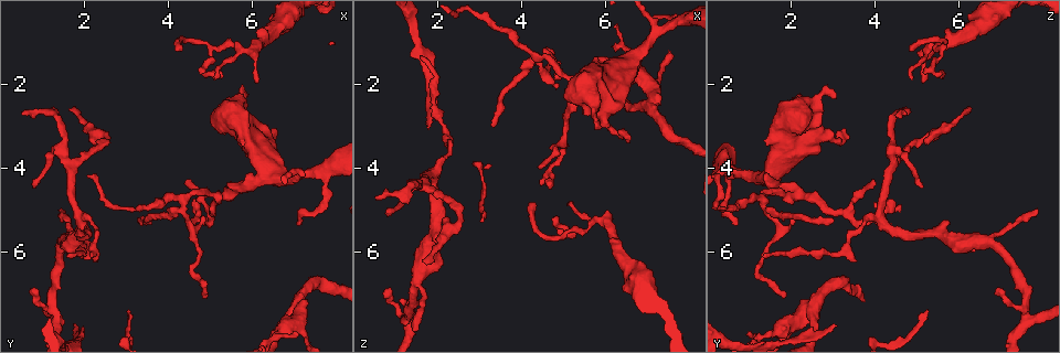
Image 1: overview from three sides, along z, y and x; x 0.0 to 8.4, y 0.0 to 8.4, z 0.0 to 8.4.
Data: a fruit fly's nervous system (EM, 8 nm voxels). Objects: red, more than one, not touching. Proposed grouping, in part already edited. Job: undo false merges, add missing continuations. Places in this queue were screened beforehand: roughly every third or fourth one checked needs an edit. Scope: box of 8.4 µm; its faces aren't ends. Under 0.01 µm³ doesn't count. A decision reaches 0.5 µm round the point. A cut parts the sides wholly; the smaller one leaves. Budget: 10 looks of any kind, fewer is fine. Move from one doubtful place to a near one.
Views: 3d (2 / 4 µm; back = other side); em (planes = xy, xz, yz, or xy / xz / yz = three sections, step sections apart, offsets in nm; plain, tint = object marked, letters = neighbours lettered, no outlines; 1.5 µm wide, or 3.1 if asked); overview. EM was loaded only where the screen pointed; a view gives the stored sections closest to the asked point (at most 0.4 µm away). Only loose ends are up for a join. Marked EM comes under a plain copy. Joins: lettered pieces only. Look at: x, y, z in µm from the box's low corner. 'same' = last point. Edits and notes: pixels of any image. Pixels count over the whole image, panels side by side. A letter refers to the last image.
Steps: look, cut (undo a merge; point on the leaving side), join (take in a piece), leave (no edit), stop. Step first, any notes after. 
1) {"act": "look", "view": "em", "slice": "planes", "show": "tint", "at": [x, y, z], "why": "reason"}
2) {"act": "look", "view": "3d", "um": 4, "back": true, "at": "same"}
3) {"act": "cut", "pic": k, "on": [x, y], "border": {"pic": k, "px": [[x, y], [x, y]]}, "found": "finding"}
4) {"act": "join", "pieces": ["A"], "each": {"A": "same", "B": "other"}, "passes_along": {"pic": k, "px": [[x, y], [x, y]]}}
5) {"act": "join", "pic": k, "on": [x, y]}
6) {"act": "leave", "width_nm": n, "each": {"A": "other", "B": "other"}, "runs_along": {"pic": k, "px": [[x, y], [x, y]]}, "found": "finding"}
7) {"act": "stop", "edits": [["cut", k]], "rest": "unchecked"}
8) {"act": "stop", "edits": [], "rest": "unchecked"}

{"act": "look", "view": "em", "slice": "xy", "step": 8, "show": "tint", "at": [7.20, 7.90, 2.00], "why": "three arms meet"}

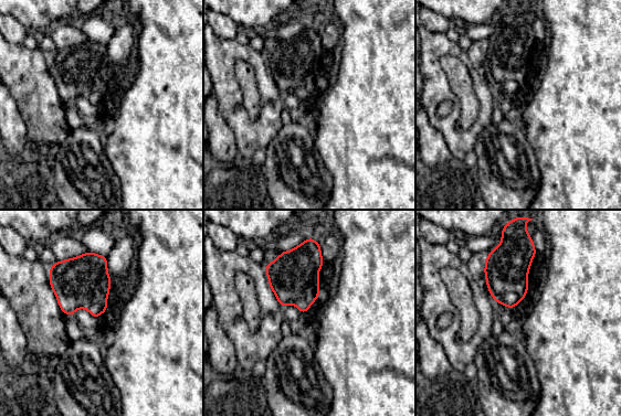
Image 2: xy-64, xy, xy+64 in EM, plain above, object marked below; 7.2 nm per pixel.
{"act": "look", "view": "em", "slice": "xy", "step": 8, "show": "letters", "at": "same", "why": "what lies round it"}

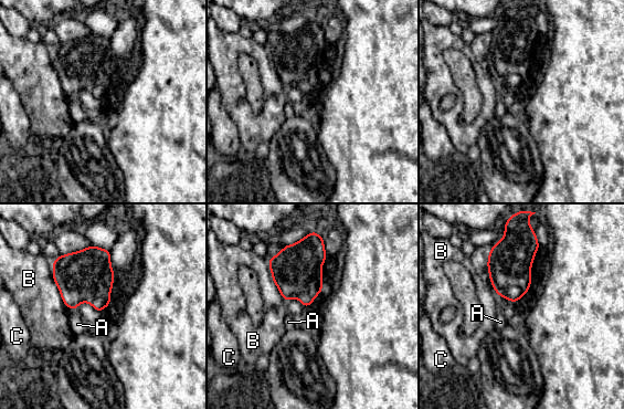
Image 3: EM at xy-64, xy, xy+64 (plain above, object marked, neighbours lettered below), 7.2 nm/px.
{"act": "cut", "pic": 3, "on": [510, 260], "longest_contact_nm": ["B", 400], "each": {"A": "other", "B": "other", "C": "other"}, "border": {"pic": 3, "px": [[526, 292], [509, 286], [501, 295]]}, "found": "two cells meet here"}

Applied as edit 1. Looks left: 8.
{"act": "look", "view": "overview", "why": "redraw"}

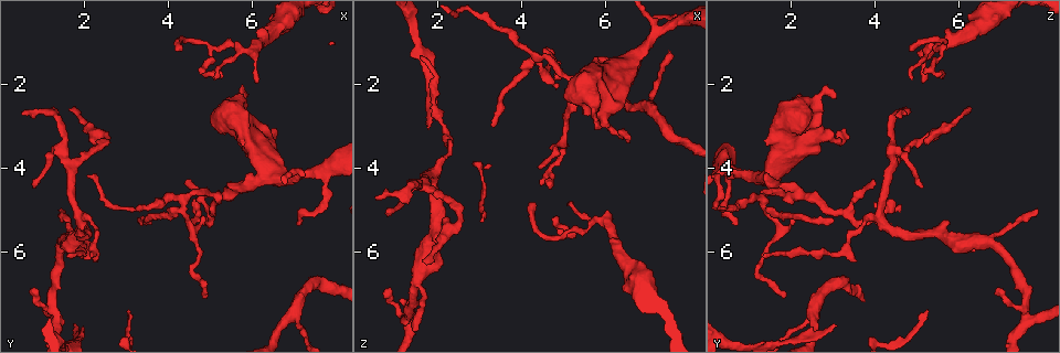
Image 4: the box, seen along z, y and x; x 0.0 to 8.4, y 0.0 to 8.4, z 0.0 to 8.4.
{"act": "look", "view": "3d", "um": 2, "at": [4.40, 4.80, 1.35], "why": "looks like a crossing"}

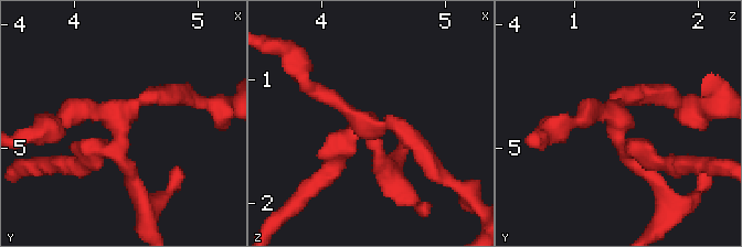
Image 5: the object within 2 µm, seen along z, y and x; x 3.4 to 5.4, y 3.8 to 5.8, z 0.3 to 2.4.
{"act": "look", "view": "em", "slice": "planes", "show": "letters", "at": [4.34, 4.78, 1.38], "arms": 4}

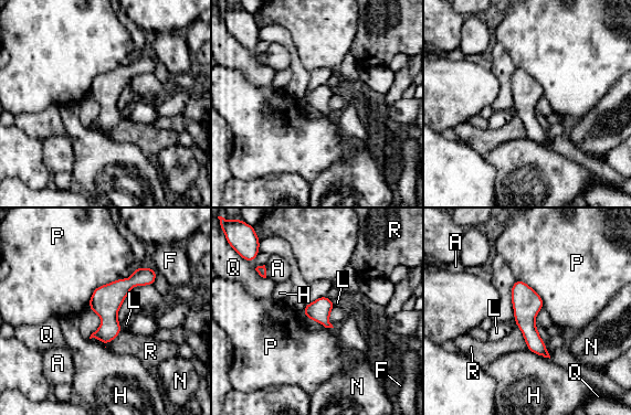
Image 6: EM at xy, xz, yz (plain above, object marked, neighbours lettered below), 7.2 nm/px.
{"act": "leave", "longest_contact_nm": ["P", 320], "each": {"A": "other", "F": "other", "H": "other", "L": "other", "N": "other", "P": "other", "Q": "other", "R": "other"}, "border": {"pic": 6, "px": [[119, 278], [100, 285], [87, 306]]}, "found": "continuous, no second cell"}

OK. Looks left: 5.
{"act": "look", "view": "em", "slice": "planes", "show": "letters", "at": [1.80, 7.75, 3.05], "why": "end of a long branch"}

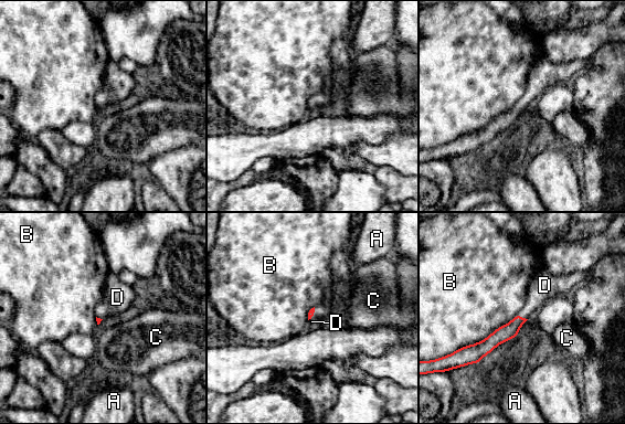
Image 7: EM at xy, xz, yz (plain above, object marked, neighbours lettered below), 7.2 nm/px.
{"act": "join", "pieces": ["D"], "each": {"A": "other", "B": "other", "C": "other", "D": "same"}, "passes_along": {"pic": 7, "px": [[510, 330], [521, 317], [540, 289]]}, "found": "the cell continues"}

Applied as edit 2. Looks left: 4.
{"act": "look", "view": "em", "slice": "planes", "show": "letters", "at": [1.35, 7.55, 7.55], "why": "three arms meet"}

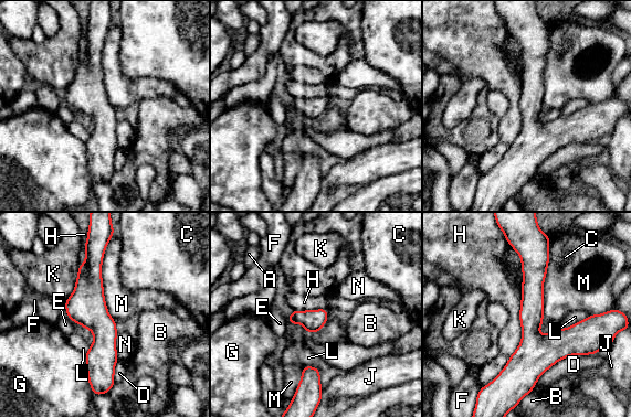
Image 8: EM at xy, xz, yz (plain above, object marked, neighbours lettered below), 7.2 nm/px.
{"act": "leave", "each": {"A": "other", "B": "other", "C": "other", "D": "other", "E": "other", "F": "other", "G": "other", "H": "other", "J": "other", "K": "other", "L": "other", "M": "other", "N": "other"}, "border": {"pic": 8, "px": [[522, 290], [522, 339], [509, 355]]}, "found": "all the same cell"}

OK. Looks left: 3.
{"act": "stop", "edits": [["cut", 3], ["join", 7]], "rest": "unchecked"}

